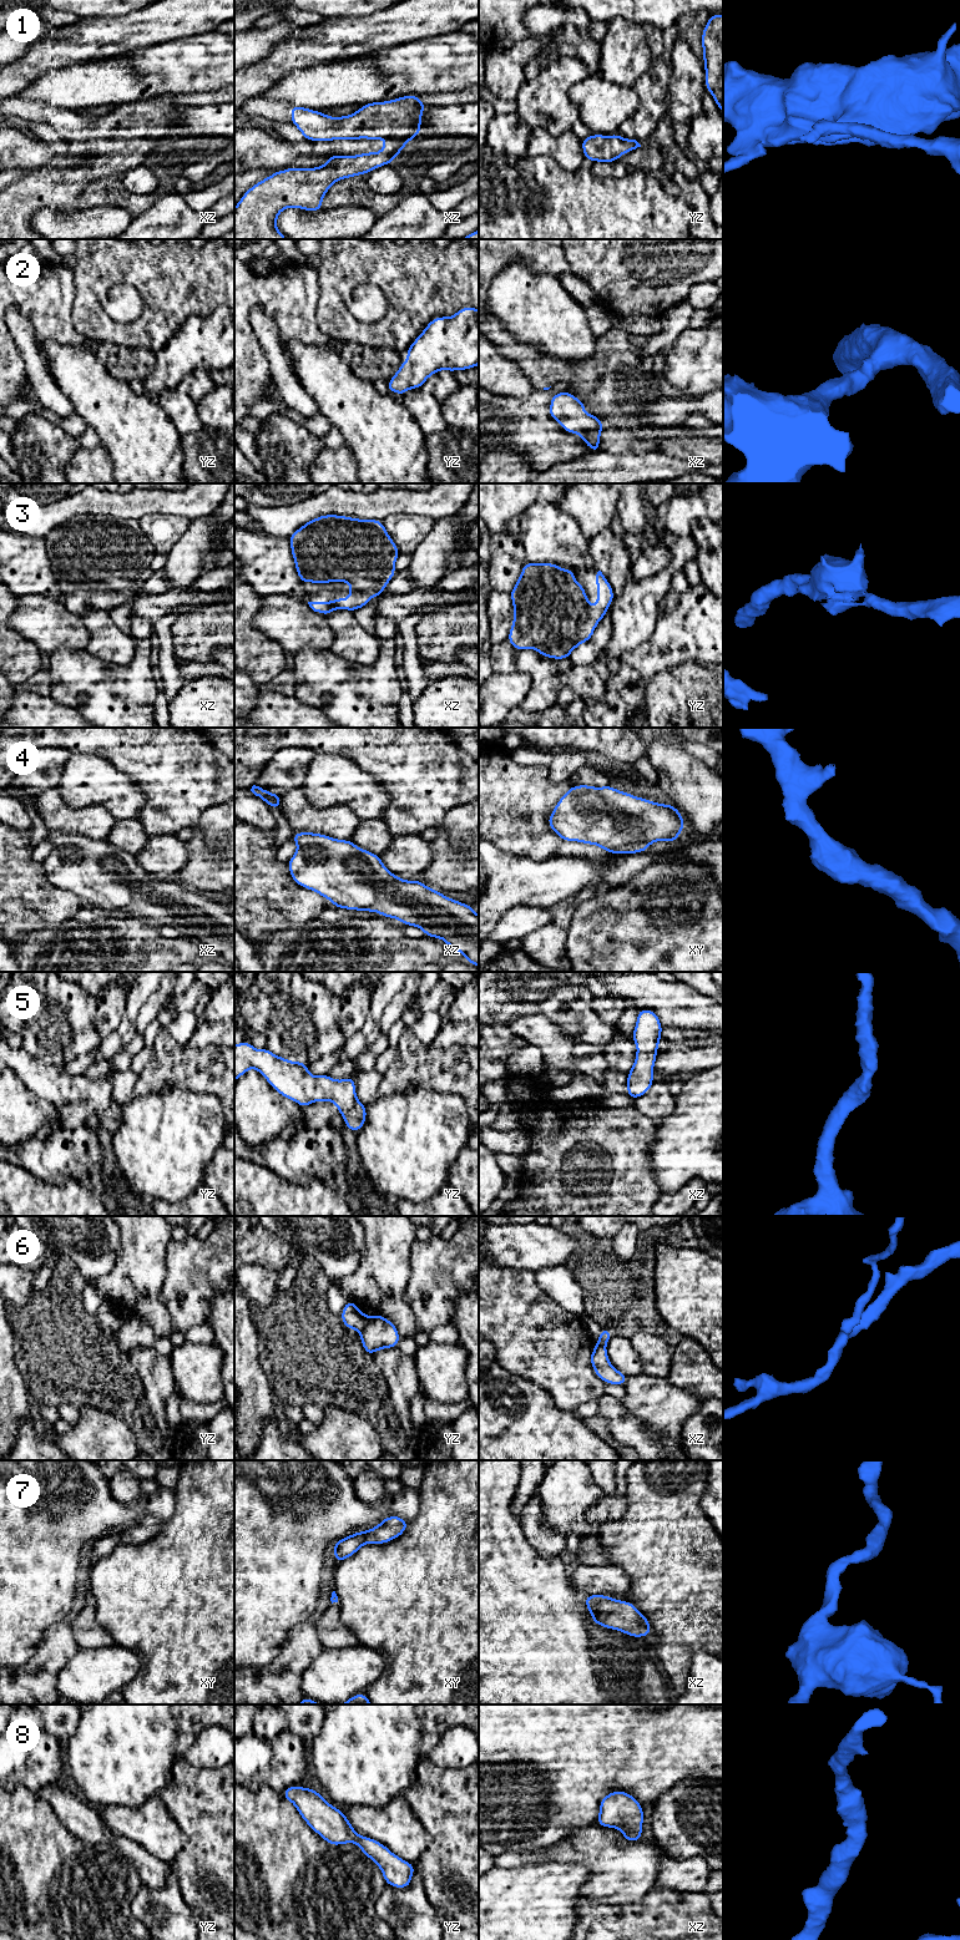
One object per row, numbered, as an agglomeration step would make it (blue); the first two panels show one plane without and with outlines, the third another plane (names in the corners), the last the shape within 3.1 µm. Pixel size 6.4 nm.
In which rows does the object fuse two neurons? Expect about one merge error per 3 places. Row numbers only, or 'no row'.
6

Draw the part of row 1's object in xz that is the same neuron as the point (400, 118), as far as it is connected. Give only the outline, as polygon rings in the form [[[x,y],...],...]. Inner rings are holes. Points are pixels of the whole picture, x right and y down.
[[[409,95],[398,97],[390,101],[369,102],[363,105],[357,112],[349,116],[332,117],[324,115],[322,111],[313,111],[302,106],[292,105],[290,121],[303,133],[303,138],[307,141],[334,141],[334,140],[362,140],[368,138],[370,141],[384,138],[386,145],[377,153],[365,152],[354,156],[337,156],[329,155],[329,161],[324,166],[314,168],[295,168],[290,167],[284,171],[277,171],[272,176],[266,177],[263,181],[253,184],[239,199],[234,208],[234,239],[288,239],[277,228],[277,217],[286,208],[300,208],[308,212],[318,212],[323,208],[322,199],[329,191],[333,183],[350,178],[354,176],[367,174],[370,171],[379,168],[384,164],[394,162],[394,157],[398,156],[405,145],[420,135],[421,113],[428,106],[420,101],[420,96]]]

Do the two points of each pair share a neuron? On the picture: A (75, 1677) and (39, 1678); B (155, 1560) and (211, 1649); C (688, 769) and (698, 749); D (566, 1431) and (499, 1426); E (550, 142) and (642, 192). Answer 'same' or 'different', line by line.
A: different
B: same
C: different
D: same
E: different

